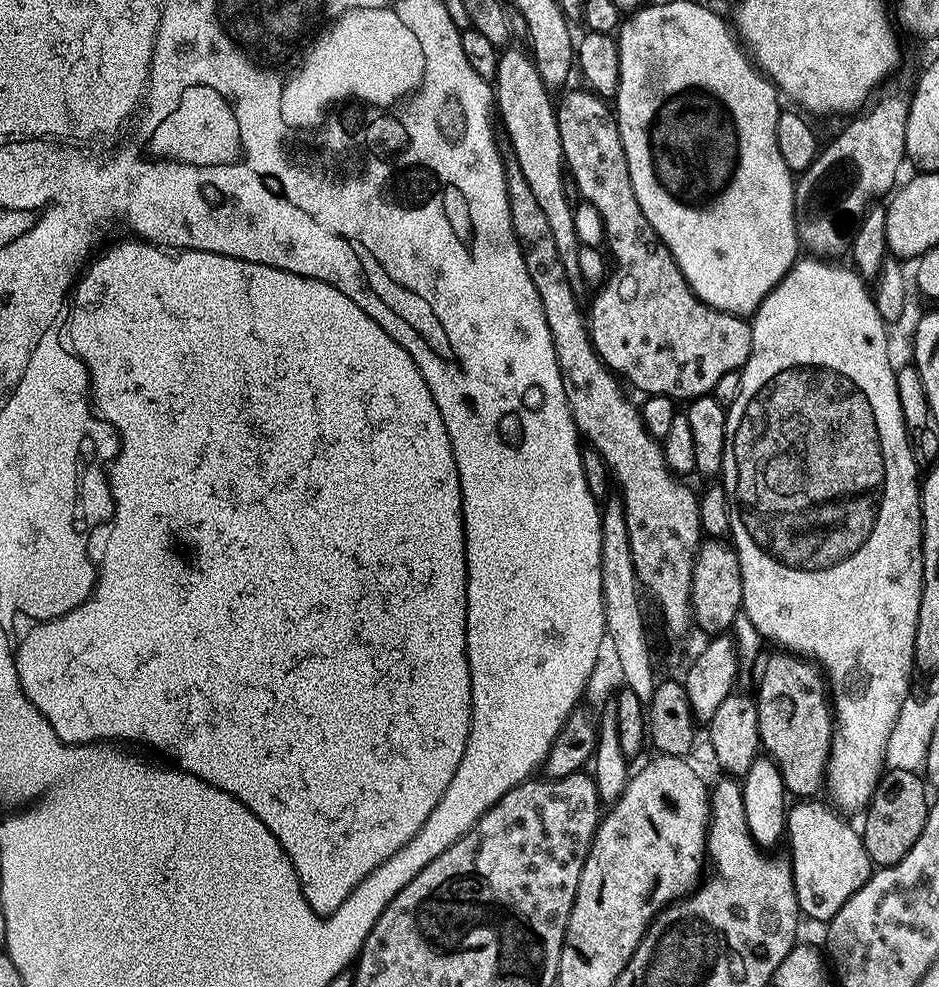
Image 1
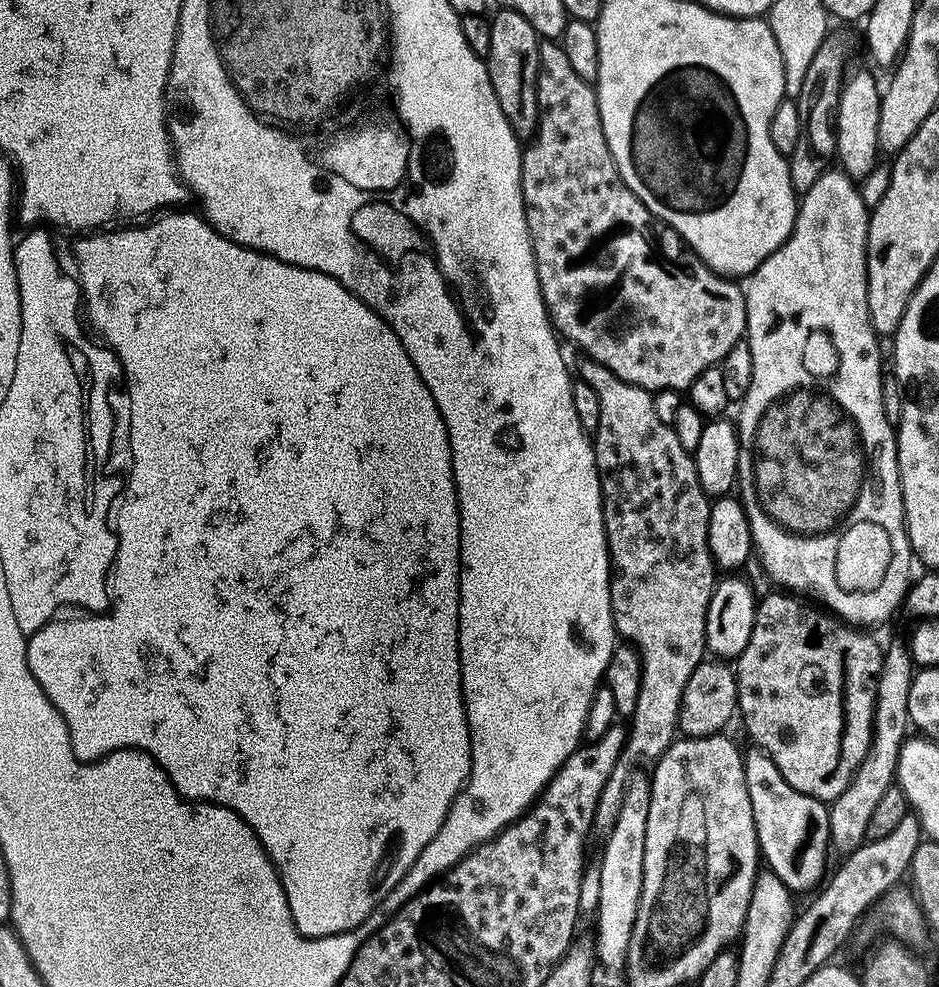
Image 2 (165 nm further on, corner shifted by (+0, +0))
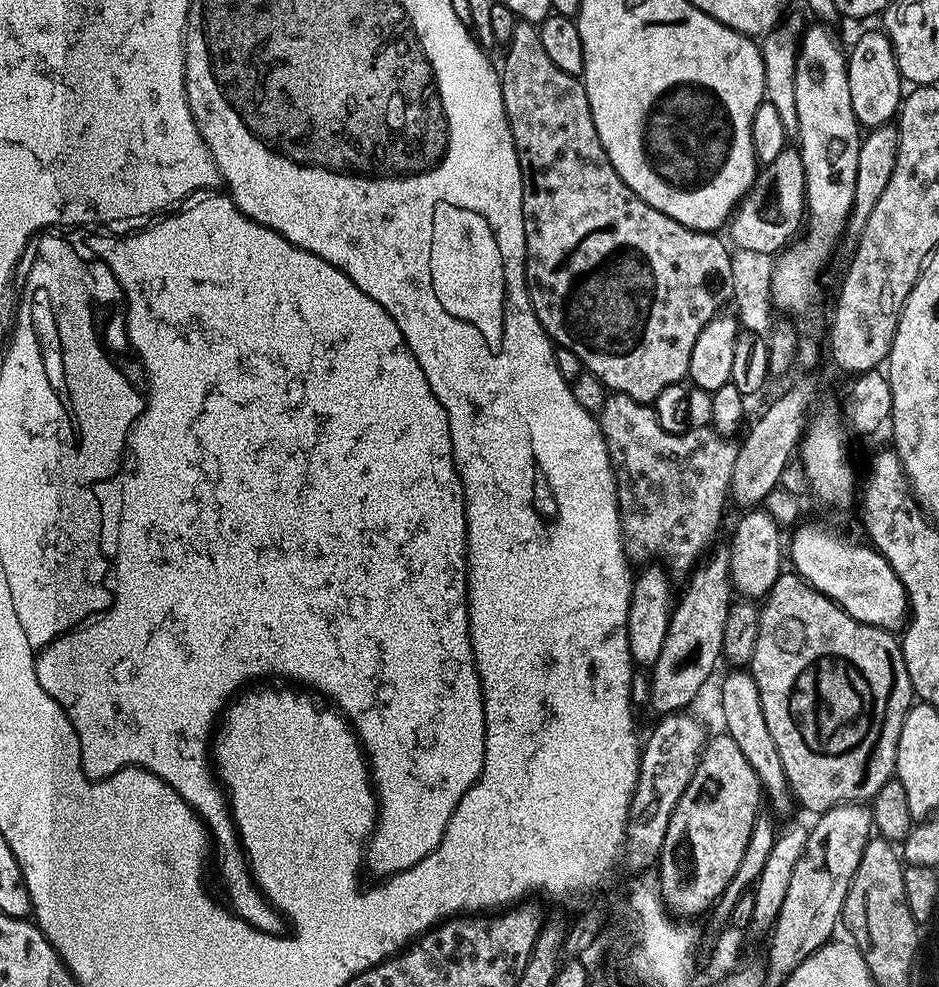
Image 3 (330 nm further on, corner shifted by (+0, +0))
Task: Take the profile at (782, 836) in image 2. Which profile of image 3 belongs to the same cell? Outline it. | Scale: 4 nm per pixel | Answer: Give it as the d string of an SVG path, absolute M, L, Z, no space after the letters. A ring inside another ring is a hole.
M728 670L723 673L721 682L723 711L726 714L726 735L734 738L738 750L746 757L746 762L754 766L754 774L758 774L763 795L772 803L776 812L784 812L790 804L790 789L786 770L782 770L782 758L778 758L778 746L774 746L774 738L770 738L770 729L766 727L766 714L762 714L762 700L758 698L758 686L754 682L751 671Z

